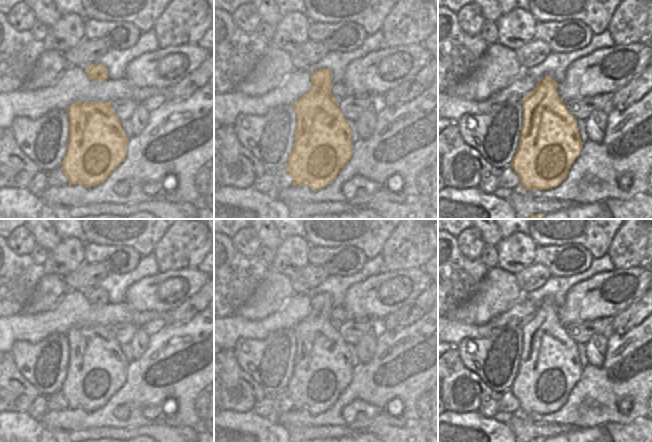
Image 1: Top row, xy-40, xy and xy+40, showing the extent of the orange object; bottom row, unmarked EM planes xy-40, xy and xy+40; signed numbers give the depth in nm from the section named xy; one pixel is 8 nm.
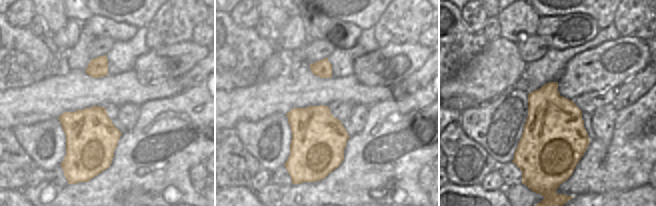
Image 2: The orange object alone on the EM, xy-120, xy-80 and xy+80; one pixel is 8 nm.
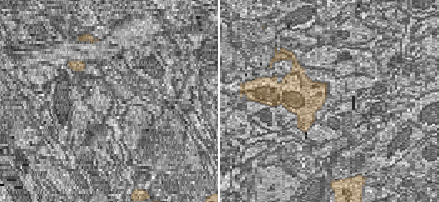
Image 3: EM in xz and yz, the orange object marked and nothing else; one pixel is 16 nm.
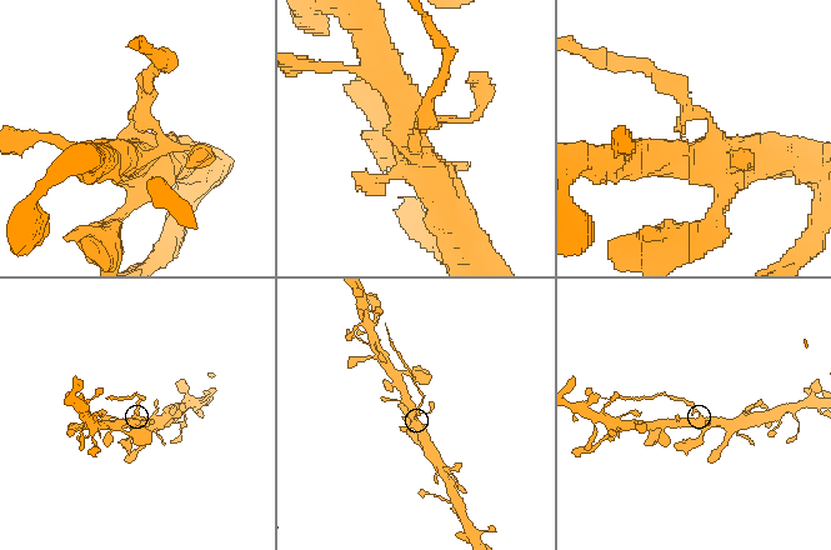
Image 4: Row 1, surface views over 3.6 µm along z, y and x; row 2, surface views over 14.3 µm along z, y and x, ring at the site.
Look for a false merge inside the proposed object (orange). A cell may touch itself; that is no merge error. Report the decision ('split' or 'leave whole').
split

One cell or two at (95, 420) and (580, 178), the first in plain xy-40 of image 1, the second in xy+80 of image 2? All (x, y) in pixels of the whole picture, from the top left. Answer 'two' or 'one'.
one

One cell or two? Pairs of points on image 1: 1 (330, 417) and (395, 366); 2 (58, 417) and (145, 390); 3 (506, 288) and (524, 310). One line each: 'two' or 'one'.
1: one
2: one
3: two

